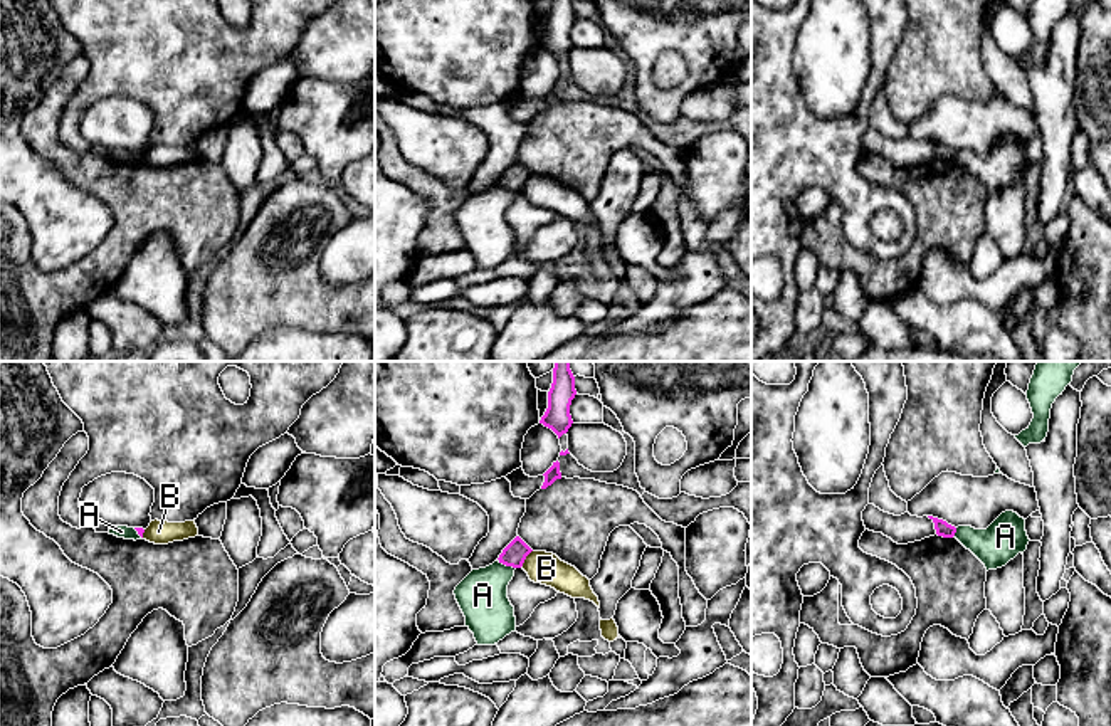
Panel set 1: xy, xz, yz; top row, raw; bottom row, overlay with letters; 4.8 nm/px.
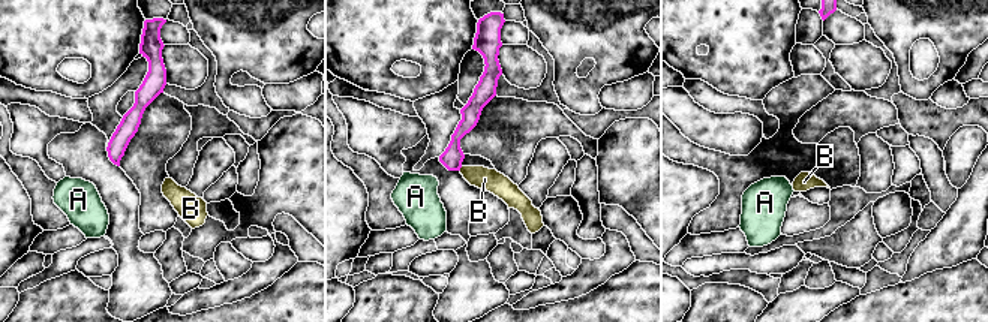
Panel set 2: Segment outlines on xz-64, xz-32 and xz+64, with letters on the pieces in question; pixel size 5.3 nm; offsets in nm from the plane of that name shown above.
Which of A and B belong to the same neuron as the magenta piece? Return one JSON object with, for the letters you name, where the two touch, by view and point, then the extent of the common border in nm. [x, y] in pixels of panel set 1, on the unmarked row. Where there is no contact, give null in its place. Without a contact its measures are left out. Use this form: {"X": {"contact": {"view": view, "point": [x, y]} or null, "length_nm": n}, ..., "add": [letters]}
{"add": []}

